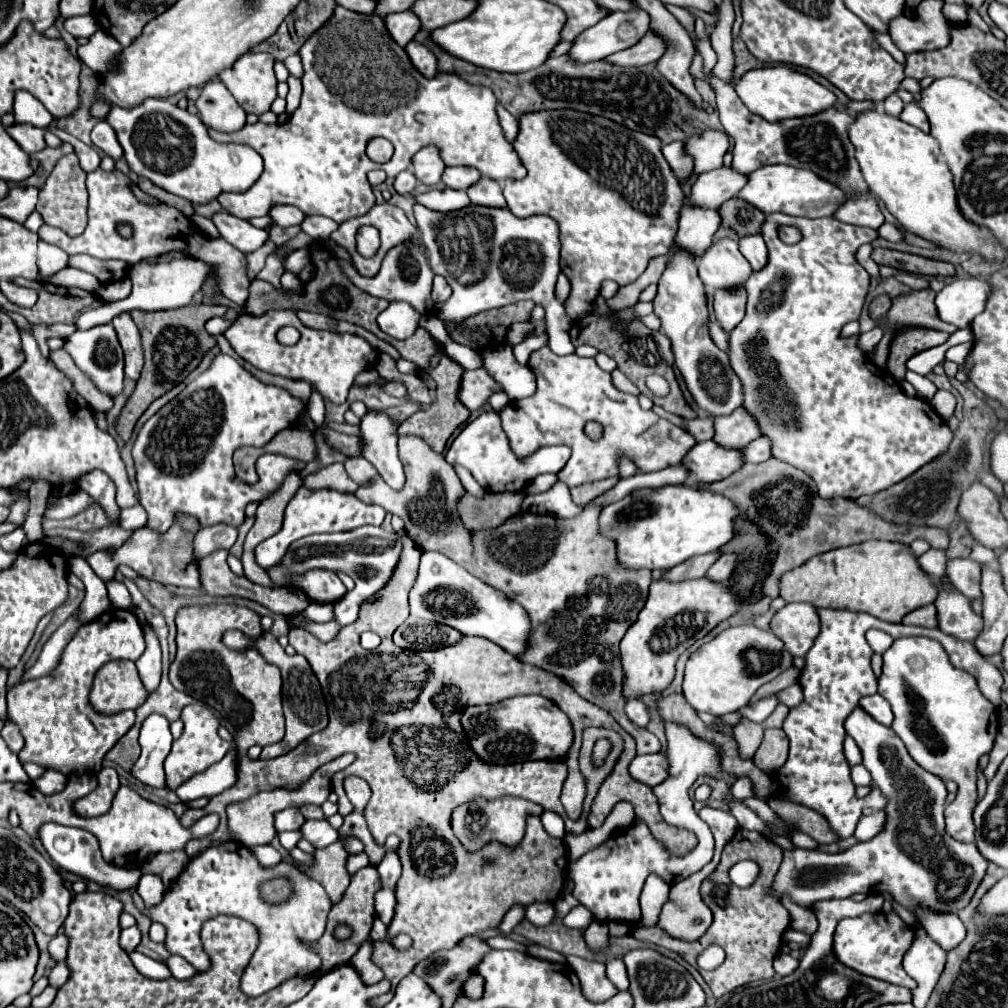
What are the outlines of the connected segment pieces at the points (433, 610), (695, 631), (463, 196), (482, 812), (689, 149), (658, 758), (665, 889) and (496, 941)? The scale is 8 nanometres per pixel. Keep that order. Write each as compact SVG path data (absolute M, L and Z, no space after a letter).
M423 551L417 579L409 591L411 615L455 627L463 635L485 637L509 653L521 653L531 631L529 617L521 605L509 601L505 593L469 575L461 565L437 551Z
M705 577L681 583L653 581L645 607L619 645L621 665L625 667L625 699L665 691L673 683L679 655L705 637L717 623L733 615L735 609L735 595L725 585L711 583Z
M433 189L423 195L415 195L415 201L425 205L427 209L441 211L441 213L447 213L453 209L463 209L465 205L471 203L465 191L455 191L455 189Z
M475 797L473 801L455 807L453 817L451 817L451 827L453 827L455 835L459 837L459 841L465 845L465 849L469 849L469 851L481 849L491 839L497 839L505 845L517 845L525 831L527 813L541 815L543 807L539 807L533 801L519 799L519 797L499 797L499 799Z
M703 131L685 141L685 153L693 157L693 175L719 169L723 165L723 155L729 149L729 137L719 131Z
M655 753L655 755L637 755L631 765L629 765L629 773L649 785L655 787L657 783L661 783L667 777L667 767L665 767L665 753Z
M649 875L641 893L641 923L647 927L655 927L657 923L657 915L661 913L661 905L667 901L669 895L669 885L665 881L661 881L657 875Z
M493 937L485 940L485 943L492 949L512 949L523 952L524 946L516 941L513 941L506 937Z

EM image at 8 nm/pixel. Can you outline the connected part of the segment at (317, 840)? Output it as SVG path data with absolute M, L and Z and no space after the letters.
M309 819L309 821L305 821L303 827L301 827L301 833L317 849L335 843L337 837L339 837L337 831L327 823L327 819L319 819L319 821Z

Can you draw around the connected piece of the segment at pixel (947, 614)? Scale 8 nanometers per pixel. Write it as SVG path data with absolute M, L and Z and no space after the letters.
M935 581L937 599L933 601L937 607L939 629L947 635L953 635L961 641L973 641L983 629L983 619L973 611L971 601L965 599L961 591L957 591L951 583Z

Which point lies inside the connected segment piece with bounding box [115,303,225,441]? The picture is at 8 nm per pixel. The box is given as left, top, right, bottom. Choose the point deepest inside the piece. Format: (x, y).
(175, 341)

